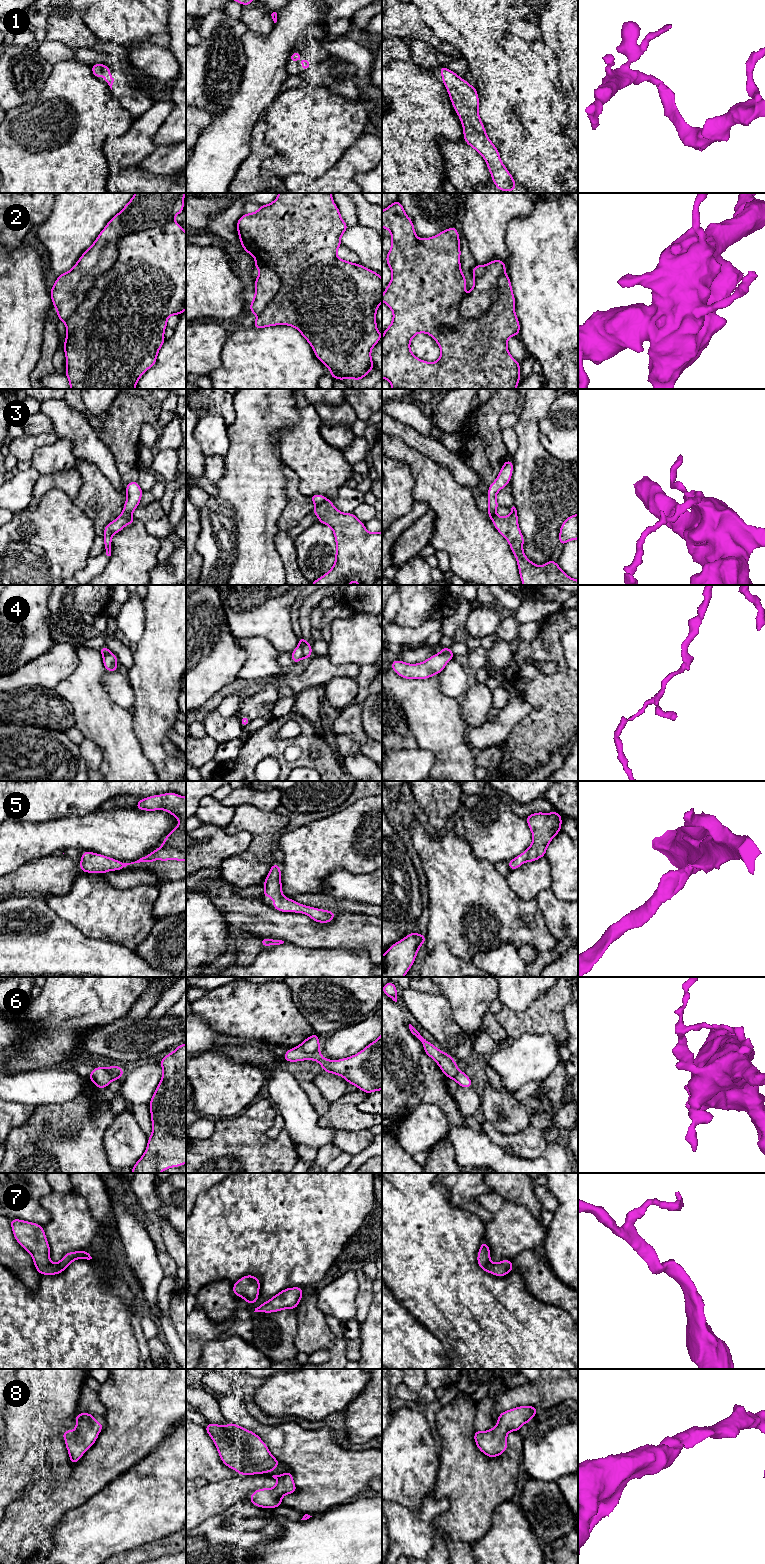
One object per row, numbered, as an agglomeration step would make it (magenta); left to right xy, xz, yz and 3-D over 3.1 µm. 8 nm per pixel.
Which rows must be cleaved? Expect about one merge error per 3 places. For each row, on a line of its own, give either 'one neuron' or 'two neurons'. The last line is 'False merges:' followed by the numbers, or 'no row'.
1: one neuron
2: two neurons
3: two neurons
4: two neurons
5: one neuron
6: two neurons
7: one neuron
8: one neuron
False merges: 2, 3, 4, 6

